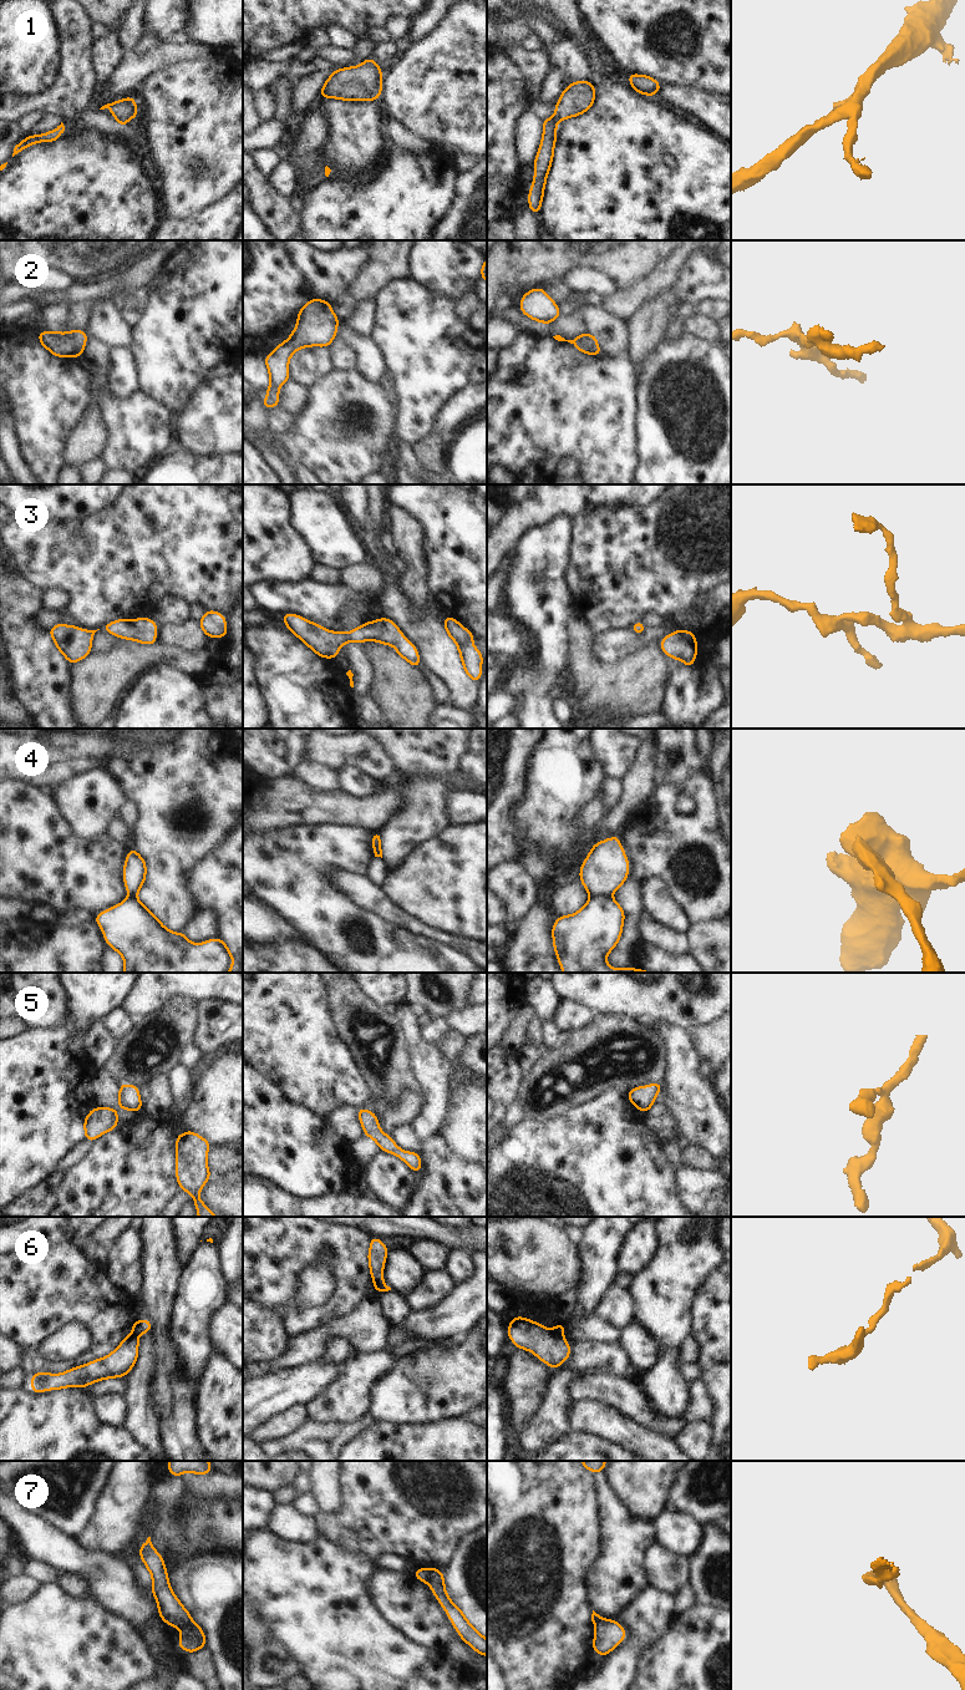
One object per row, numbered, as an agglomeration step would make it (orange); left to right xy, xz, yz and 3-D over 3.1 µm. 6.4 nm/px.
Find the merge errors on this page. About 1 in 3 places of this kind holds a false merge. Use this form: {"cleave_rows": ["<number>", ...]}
{"cleave_rows": ["4", "6", "7"]}

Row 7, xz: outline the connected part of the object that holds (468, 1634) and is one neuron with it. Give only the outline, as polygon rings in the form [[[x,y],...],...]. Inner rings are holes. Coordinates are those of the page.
[[[435,1569],[427,1584],[445,1609],[461,1639],[474,1649],[477,1654],[487,1656],[487,1639],[474,1629],[463,1612],[447,1595],[442,1570]]]

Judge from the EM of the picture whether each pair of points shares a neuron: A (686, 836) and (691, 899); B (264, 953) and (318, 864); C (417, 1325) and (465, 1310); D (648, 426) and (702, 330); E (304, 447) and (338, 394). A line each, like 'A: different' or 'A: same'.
A: same
B: different
C: same
D: different
E: same

